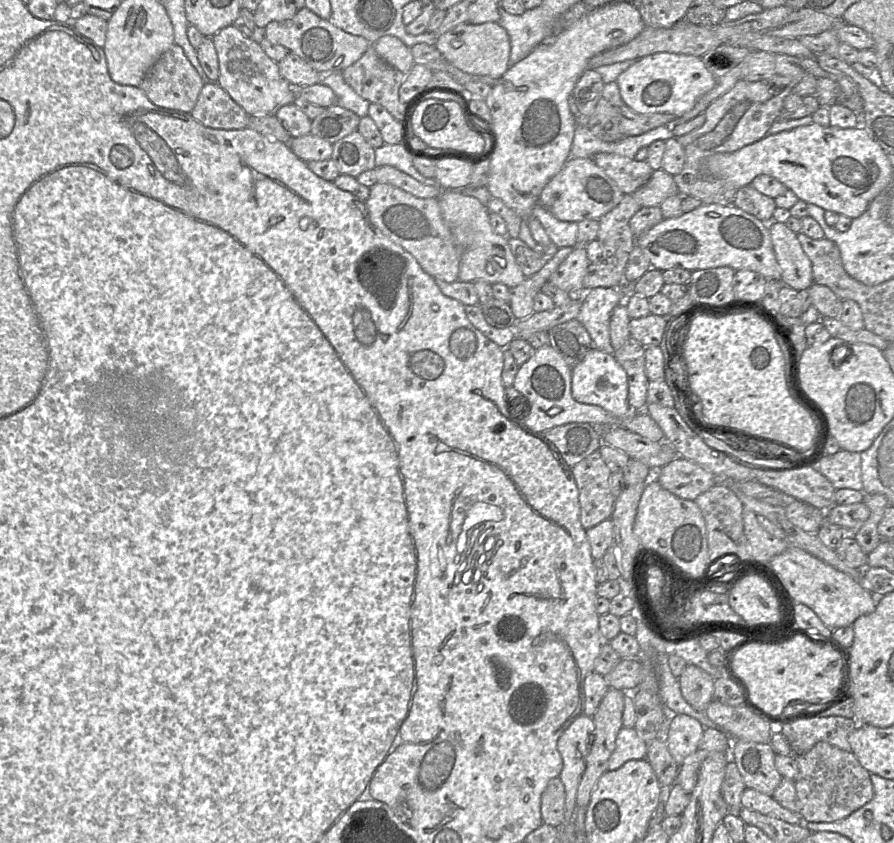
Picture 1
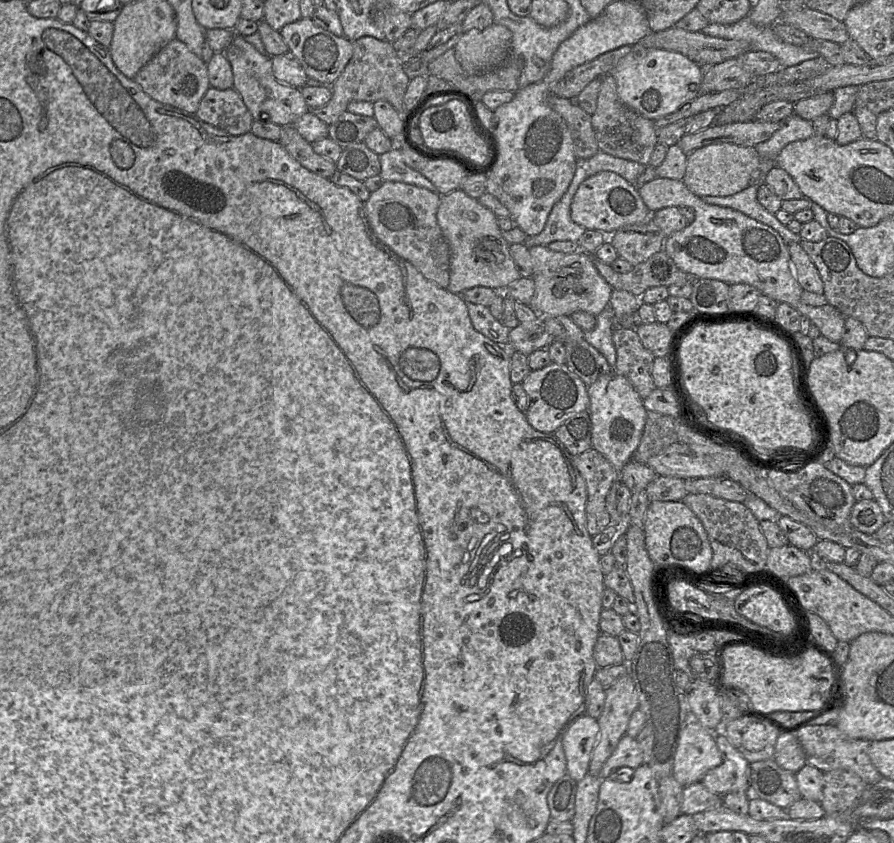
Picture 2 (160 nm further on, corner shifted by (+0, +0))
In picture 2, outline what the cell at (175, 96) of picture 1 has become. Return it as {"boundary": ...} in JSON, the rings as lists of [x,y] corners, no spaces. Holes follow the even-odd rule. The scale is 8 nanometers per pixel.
{"boundary":[[[177,38],[172,39],[145,64],[134,80],[154,100],[193,114],[210,88],[207,64]]]}

